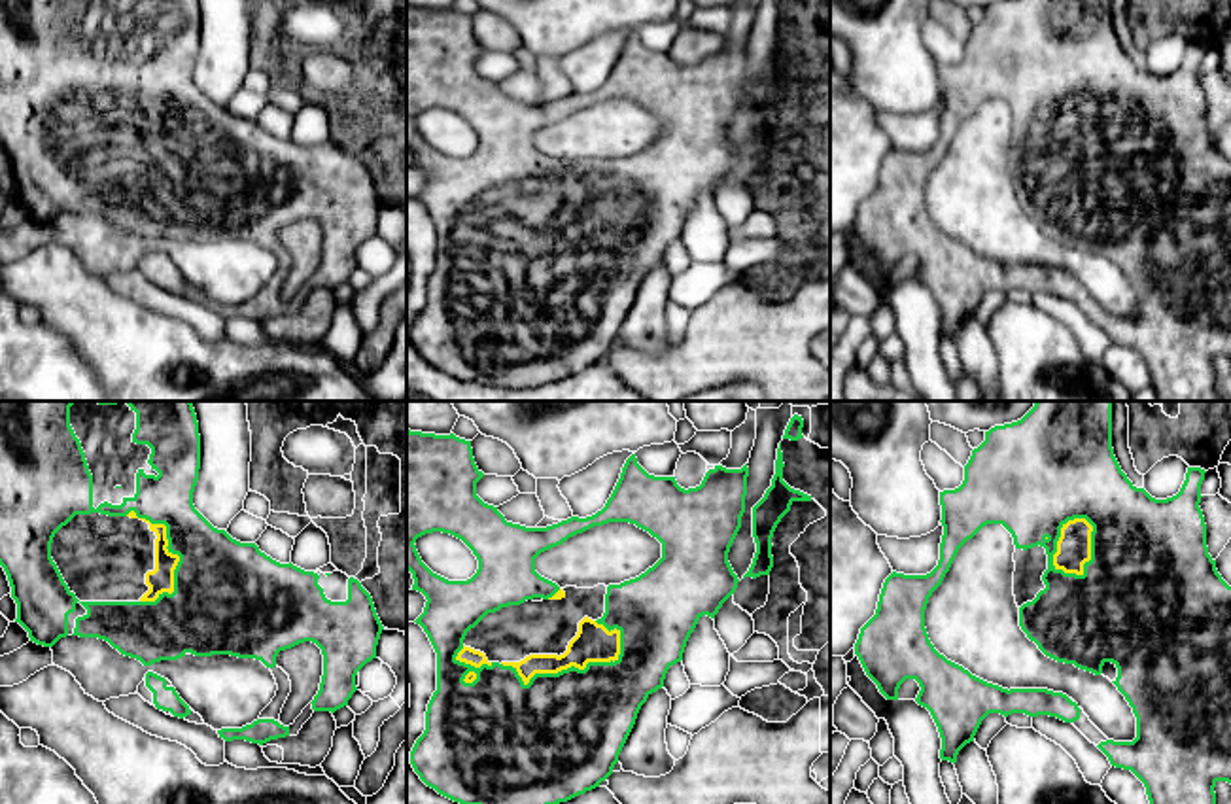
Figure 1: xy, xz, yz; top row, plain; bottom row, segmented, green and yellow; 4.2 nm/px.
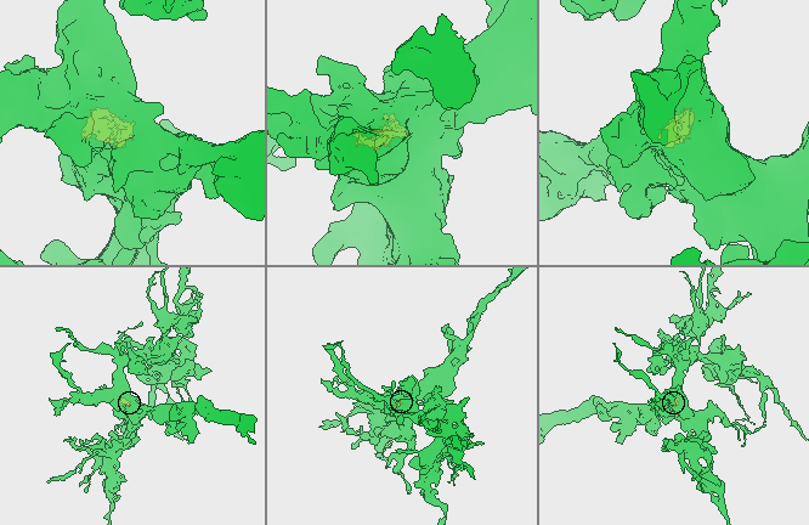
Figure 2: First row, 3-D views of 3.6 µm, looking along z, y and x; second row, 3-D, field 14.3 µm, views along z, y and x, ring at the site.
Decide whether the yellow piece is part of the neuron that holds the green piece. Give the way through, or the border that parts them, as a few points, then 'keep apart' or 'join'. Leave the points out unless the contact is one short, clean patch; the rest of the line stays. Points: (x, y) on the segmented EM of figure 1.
join

